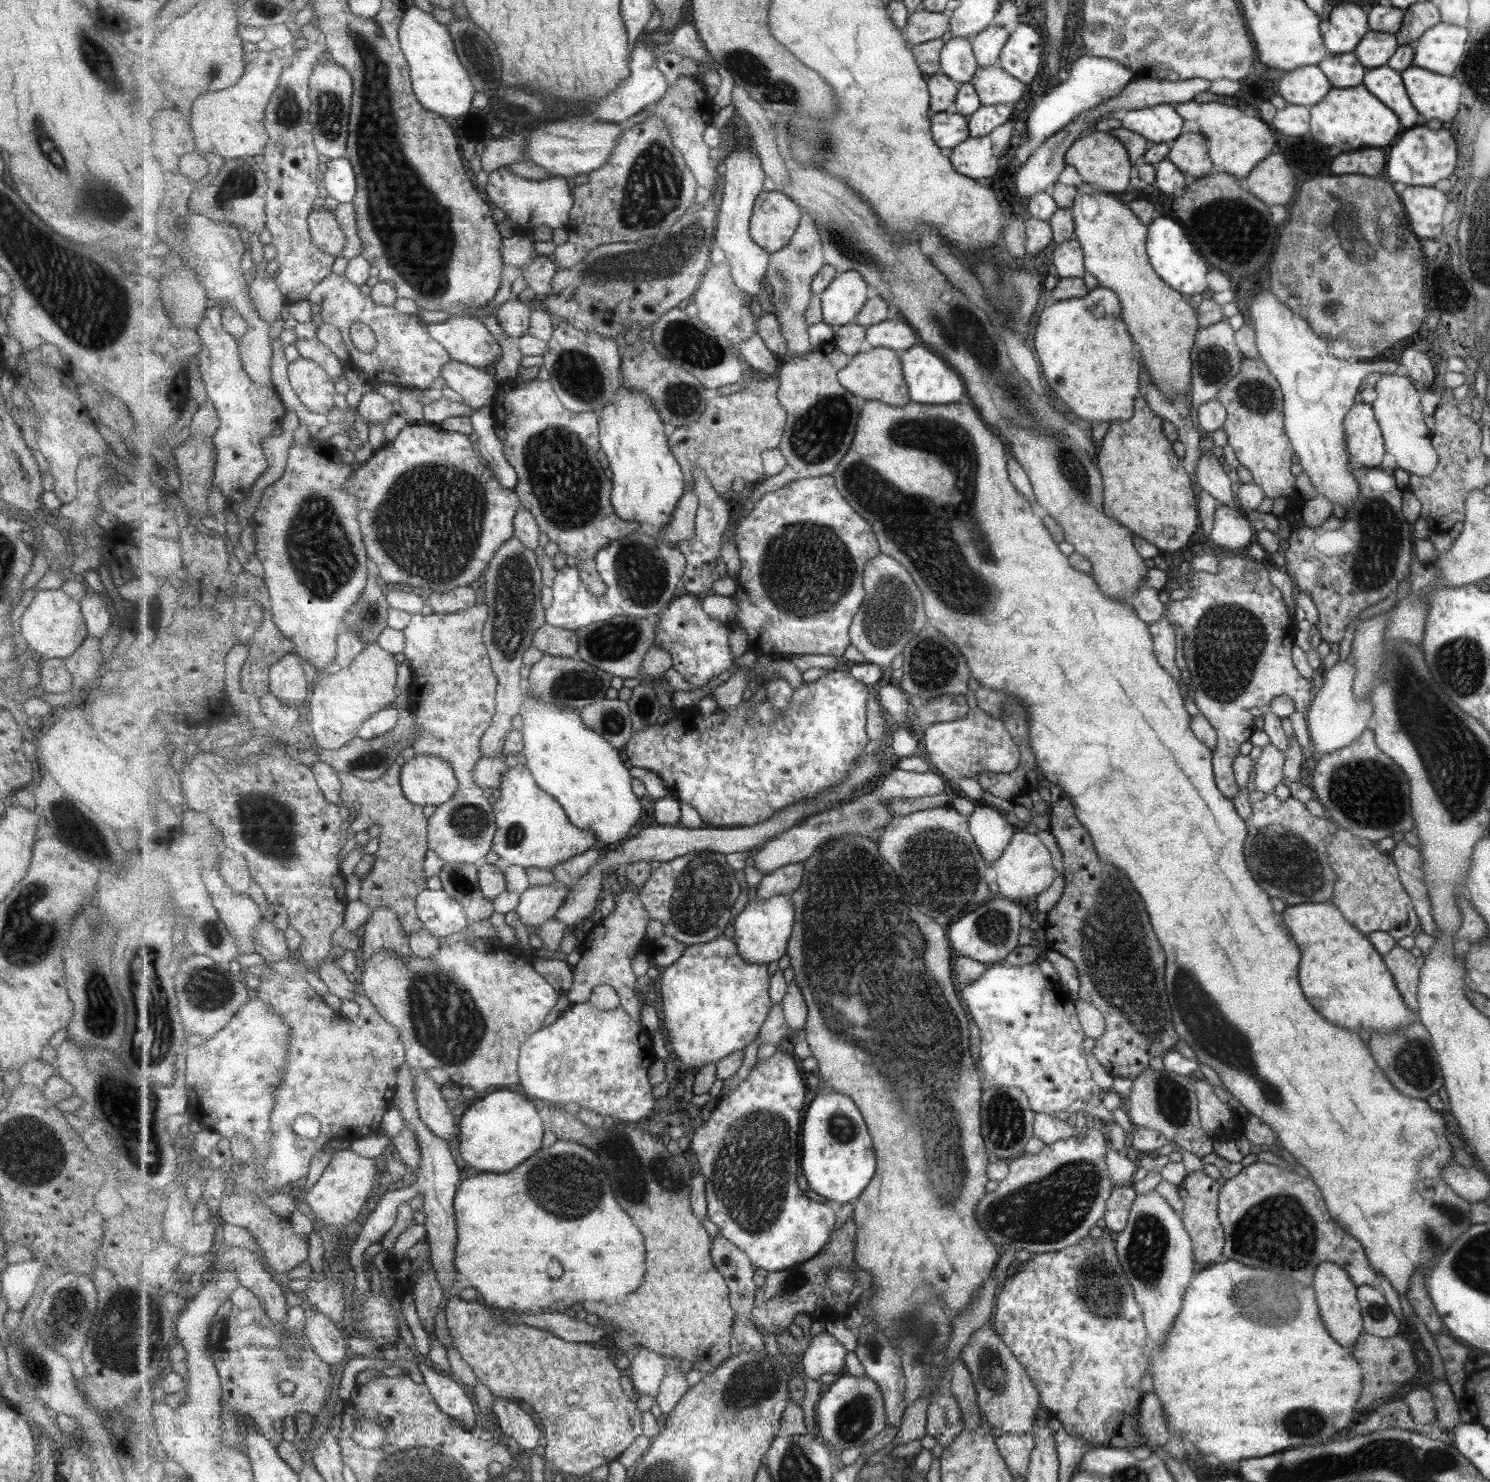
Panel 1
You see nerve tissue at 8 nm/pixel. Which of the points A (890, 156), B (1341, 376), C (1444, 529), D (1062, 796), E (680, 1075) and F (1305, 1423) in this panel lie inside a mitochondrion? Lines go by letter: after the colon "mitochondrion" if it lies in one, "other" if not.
A: other
B: other
C: other
D: other
E: other
F: mitochondrion

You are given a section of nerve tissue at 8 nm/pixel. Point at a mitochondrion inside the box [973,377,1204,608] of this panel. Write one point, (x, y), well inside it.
(1074, 471)

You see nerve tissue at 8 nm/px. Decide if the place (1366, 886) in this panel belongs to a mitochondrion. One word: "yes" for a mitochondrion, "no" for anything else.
no

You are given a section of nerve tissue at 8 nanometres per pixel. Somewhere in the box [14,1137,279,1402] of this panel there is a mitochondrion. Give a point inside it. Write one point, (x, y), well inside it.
(119, 1338)

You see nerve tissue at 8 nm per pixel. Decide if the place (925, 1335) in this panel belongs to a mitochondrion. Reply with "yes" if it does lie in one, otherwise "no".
yes

